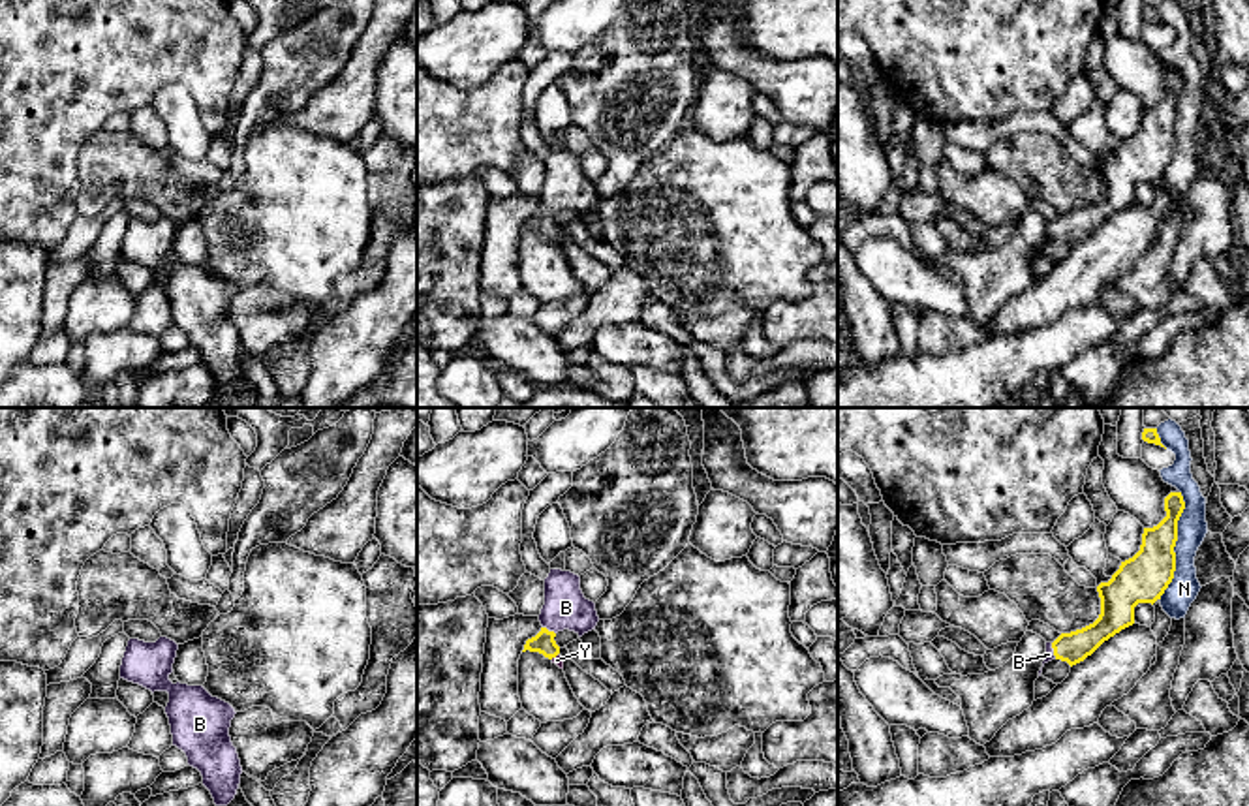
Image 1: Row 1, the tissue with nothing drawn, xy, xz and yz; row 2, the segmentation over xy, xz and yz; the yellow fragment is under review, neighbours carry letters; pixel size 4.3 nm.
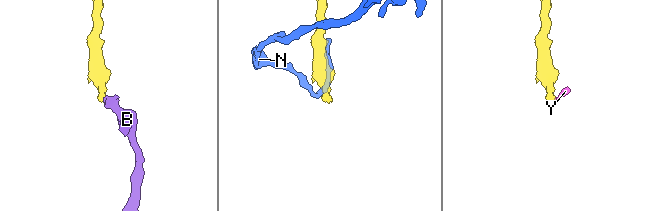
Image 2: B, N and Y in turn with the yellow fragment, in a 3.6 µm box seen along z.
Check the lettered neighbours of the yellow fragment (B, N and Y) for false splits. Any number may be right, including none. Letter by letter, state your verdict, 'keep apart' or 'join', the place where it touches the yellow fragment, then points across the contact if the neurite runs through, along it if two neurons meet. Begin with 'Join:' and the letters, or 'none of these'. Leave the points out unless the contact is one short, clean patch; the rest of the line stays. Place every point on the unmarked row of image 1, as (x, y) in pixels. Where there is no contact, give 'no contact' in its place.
Join: B, Y
B: join | xz (547, 209) | across xz (543, 222), (547, 209), (566, 186)
N: keep apart | yz (1174, 124)
Y: join | xz (555, 235) | across xz (543, 222), (555, 235), (556, 239)

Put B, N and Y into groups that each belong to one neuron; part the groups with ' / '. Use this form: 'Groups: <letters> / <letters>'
Groups: B Y / N

